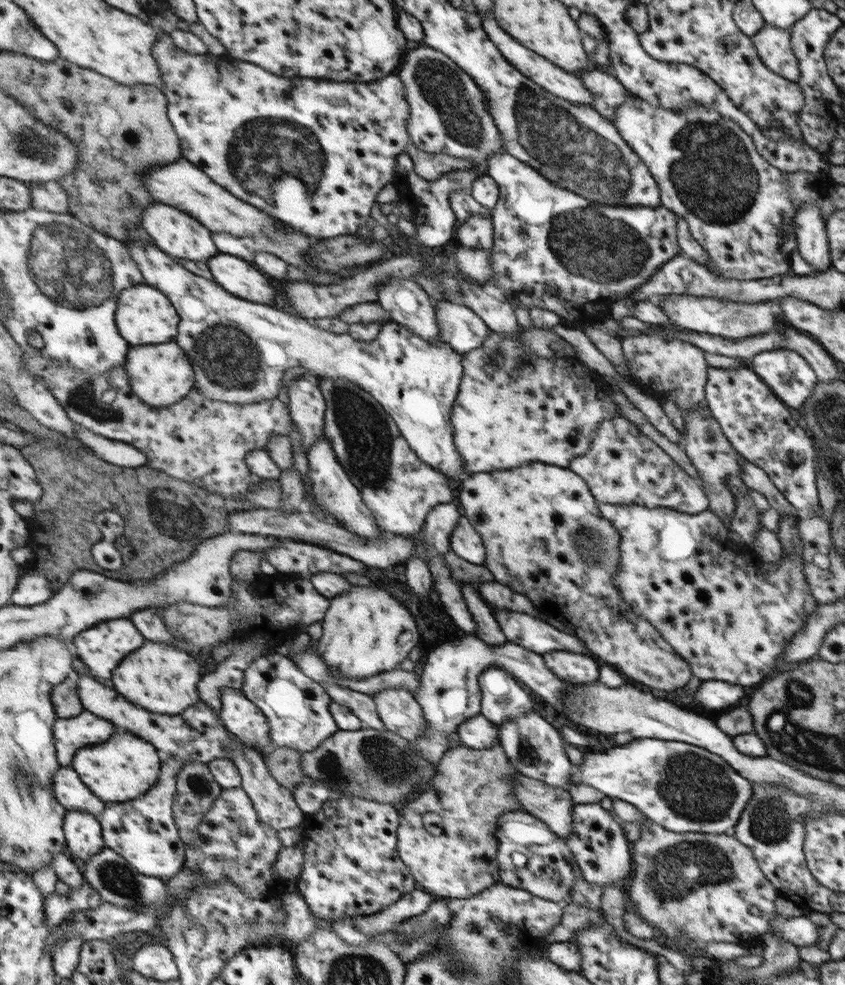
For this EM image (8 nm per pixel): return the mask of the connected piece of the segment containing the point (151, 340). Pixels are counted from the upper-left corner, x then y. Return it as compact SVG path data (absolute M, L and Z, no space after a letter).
M139 284L135 288L123 290L119 298L119 332L132 345L163 345L175 340L181 318L171 304L171 300L157 288Z

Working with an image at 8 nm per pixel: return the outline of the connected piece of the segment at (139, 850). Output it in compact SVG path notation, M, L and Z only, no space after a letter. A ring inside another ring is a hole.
M162 754L162 774L159 782L146 795L124 803L107 801L101 813L103 836L106 846L127 859L141 874L155 878L176 877L186 864L186 846L175 822L175 797L178 777L184 768L183 759Z

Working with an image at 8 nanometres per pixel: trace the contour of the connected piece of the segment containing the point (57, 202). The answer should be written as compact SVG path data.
M61 183L30 184L32 206L39 210L69 213L69 193Z

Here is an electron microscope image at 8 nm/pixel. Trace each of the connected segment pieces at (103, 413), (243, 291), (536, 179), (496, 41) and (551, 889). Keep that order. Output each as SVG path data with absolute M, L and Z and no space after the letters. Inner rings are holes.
M33 354L25 355L23 366L33 373L37 381L43 381L51 389L73 422L82 424L85 428L105 438L120 440L135 446L147 456L146 465L151 468L167 472L169 476L179 481L191 482L209 493L214 492L215 495L223 495L229 499L245 499L251 486L261 482L247 465L247 454L257 449L265 449L273 436L289 435L294 424L289 405L281 402L279 398L263 400L257 404L231 404L231 402L221 402L221 400L210 400L199 388L195 387L186 397L183 397L181 402L169 408L151 408L139 396L133 394L127 366L121 366L115 370L111 368L109 372L101 374L98 379L90 378L85 372L73 366L66 366L63 362L55 362L51 358L33 356Z
M221 252L207 262L215 276L214 281L230 294L251 302L275 306L275 298L279 292L273 288L271 278L267 278L265 273L251 262L237 255Z
M504 151L500 154L487 155L487 162L485 163L487 164L486 175L494 179L498 184L498 190L500 192L500 199L491 210L493 244L489 249L489 265L493 269L493 278L487 284L497 287L509 304L515 306L522 304L527 309L531 306L537 306L555 312L555 314L559 315L563 323L576 326L582 324L585 326L585 324L589 324L589 320L591 319L609 318L609 306L612 302L623 298L622 296L628 294L637 286L643 285L655 273L655 269L659 269L659 266L663 265L665 261L671 260L675 255L681 254L675 238L675 214L662 205L655 208L645 208L645 206L624 207L613 205L597 206L597 204L591 204L591 202L583 200L581 196L575 196L575 194L571 194L567 190L557 188L557 184L549 182L549 179L541 174L537 174L531 166L527 166L527 164L516 159L513 155L506 154Z
M492 15L489 16L480 16L480 24L482 30L486 32L486 36L495 47L498 48L498 51L502 53L503 58L507 62L511 63L511 66L514 66L522 75L525 75L526 78L529 78L535 84L538 84L539 87L543 87L543 90L549 91L551 95L556 97L567 99L573 105L587 105L592 106L593 96L585 90L583 84L579 81L577 75L568 73L565 70L562 70L561 67L555 66L555 63L549 61L549 59L543 58L541 55L527 50L525 46L521 46L519 42L515 42L509 34L505 34L497 24L496 20ZM519 66L519 68L517 68Z
M525 810L505 812L497 818L495 837L498 842L495 862L498 863L499 883L526 890L539 898L556 903L569 894L569 888L575 882L575 874L571 868L574 854L571 853L565 840L559 838L542 819L535 818L535 815ZM513 852L519 852L525 856L527 861L523 867L513 865L510 857Z

